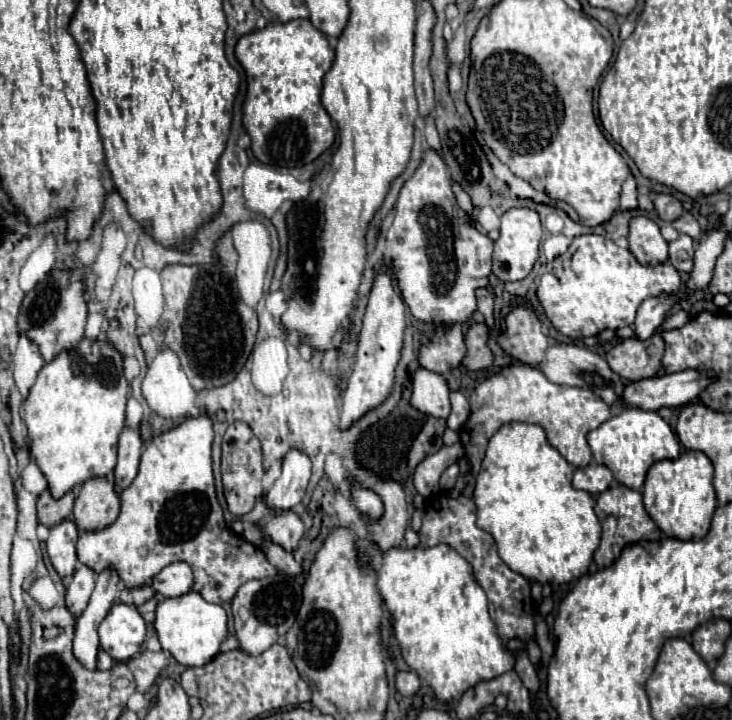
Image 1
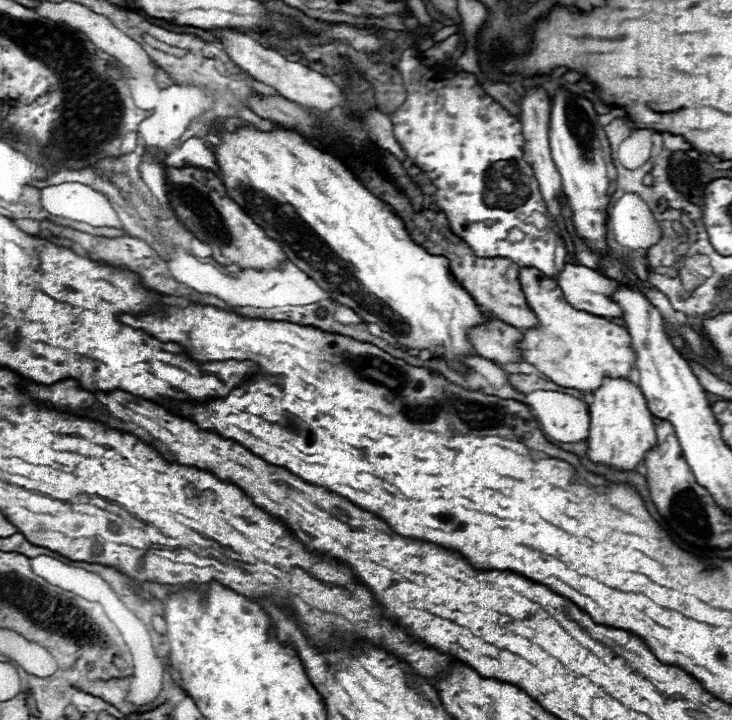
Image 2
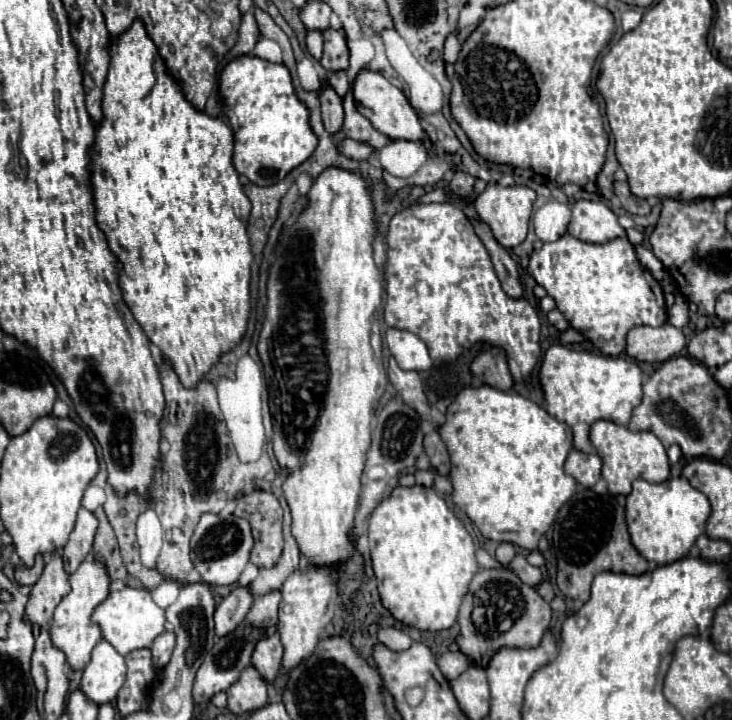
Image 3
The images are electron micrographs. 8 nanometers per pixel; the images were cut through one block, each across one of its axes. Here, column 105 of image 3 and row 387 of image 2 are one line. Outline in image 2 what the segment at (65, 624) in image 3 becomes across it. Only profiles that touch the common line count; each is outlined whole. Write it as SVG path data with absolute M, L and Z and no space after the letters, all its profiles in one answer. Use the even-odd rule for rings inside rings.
M520 268L518 280L528 306L540 320L538 328L524 332L522 348L528 364L536 366L536 370L548 376L554 384L574 388L584 394L596 392L606 376L630 380L634 350L630 348L630 334L624 328L608 322L606 318L572 308L562 296L558 284L536 268Z

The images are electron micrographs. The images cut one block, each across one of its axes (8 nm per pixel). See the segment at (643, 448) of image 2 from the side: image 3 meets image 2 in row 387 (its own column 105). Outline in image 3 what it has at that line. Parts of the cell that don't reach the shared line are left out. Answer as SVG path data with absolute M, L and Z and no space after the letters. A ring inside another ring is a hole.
M126 586L118 592L112 592L96 610L92 620L96 624L100 624L102 628L102 636L104 640L108 640L122 656L126 656L132 650L138 648L150 648L150 644L154 642L156 636L164 634L164 610L152 600L152 594L146 588L132 588Z

